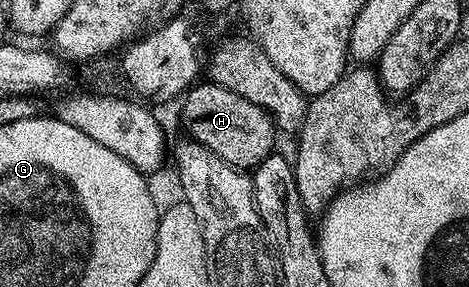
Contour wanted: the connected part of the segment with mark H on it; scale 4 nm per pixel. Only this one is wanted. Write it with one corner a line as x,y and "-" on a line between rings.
195,84
185,91
181,102
182,118
190,129
189,137
204,143
233,166
253,168
275,149
276,127
273,118
264,108
252,104
252,100
244,100
244,96
236,92
213,84

